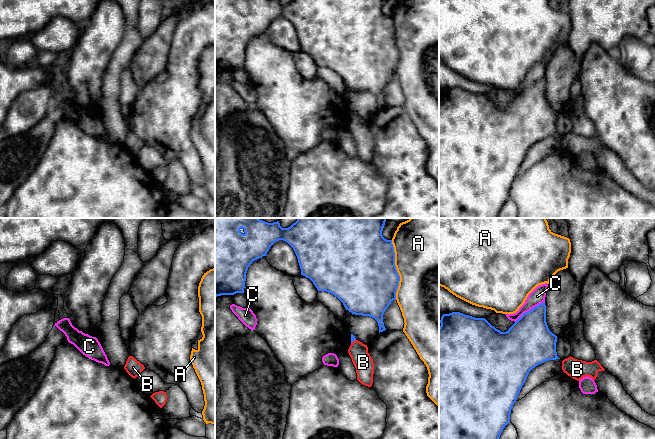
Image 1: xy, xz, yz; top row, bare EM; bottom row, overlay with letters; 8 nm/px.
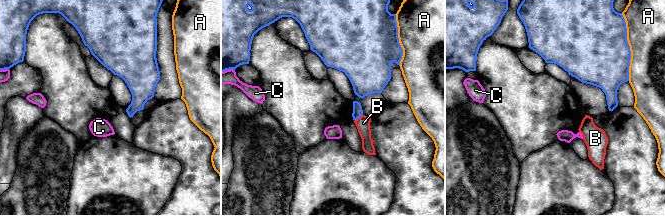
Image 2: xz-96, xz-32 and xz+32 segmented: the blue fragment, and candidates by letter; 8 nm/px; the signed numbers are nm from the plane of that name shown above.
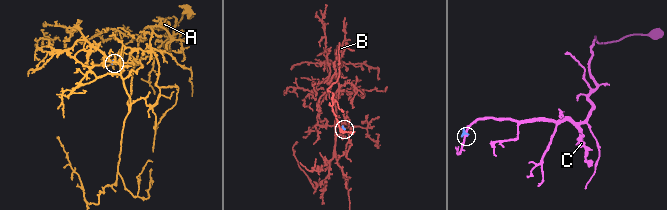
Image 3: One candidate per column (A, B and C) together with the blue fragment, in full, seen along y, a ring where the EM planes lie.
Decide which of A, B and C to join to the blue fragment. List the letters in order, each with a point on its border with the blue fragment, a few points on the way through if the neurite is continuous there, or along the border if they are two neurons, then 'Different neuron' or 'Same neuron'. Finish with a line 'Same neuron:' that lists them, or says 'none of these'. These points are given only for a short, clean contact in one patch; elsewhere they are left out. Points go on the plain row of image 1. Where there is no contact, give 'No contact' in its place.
A: Touches blue at xz (396, 46). Different neuron
B: Touches blue at xz (353, 116). Boundary: xz (355, 115), (351, 119). Different neuron
C: Touches blue at yz (530, 86). Different neuron
Same neuron: none of these

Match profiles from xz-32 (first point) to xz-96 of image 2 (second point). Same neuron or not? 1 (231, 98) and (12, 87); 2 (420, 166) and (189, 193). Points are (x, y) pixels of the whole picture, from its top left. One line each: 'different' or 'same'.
1: different
2: same

